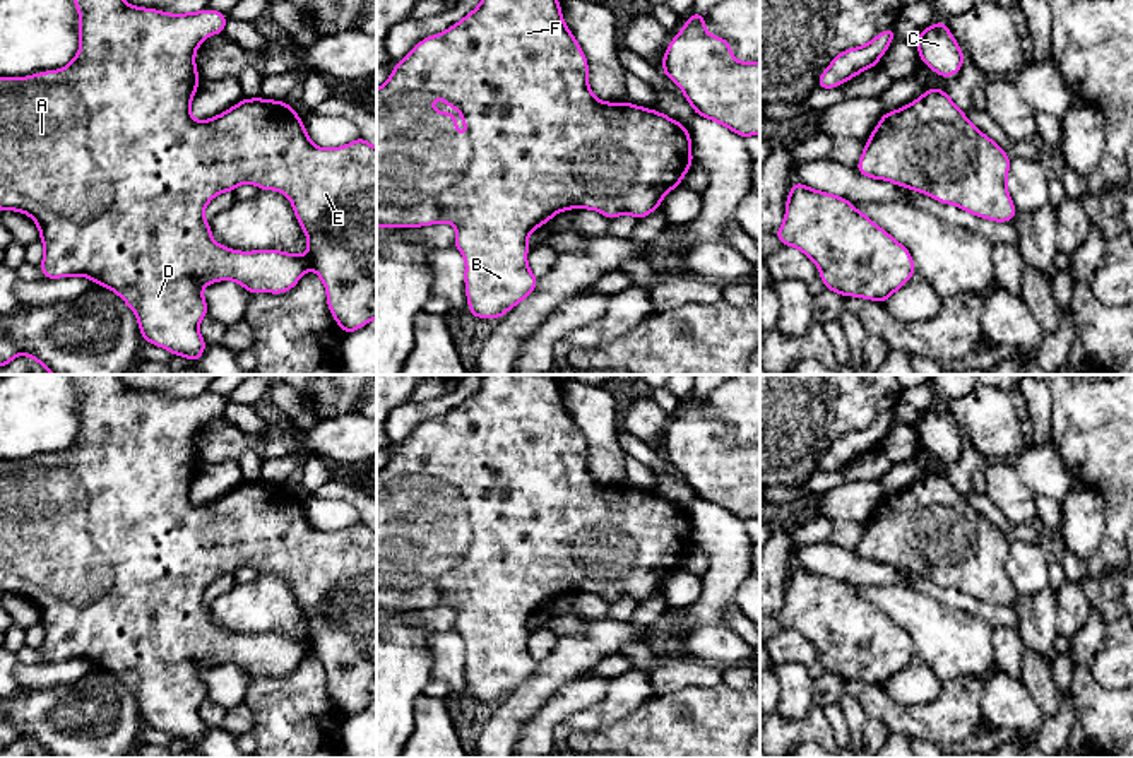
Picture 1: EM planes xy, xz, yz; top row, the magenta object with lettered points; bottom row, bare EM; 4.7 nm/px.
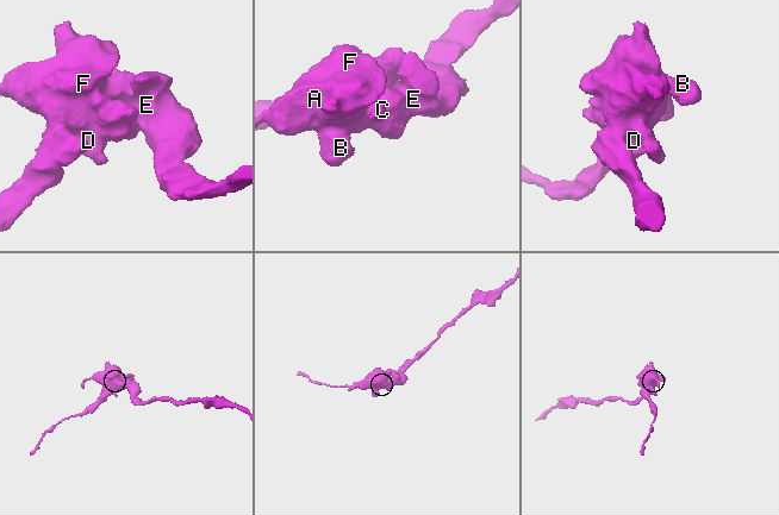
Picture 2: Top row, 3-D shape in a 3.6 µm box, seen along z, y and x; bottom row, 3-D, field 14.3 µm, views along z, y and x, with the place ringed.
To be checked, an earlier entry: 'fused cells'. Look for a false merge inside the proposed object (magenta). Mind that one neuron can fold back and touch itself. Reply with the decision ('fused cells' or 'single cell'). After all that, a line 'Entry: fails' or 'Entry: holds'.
single cell
Entry: fails

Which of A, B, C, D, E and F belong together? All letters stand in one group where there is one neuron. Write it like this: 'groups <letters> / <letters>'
groups A B C D E F

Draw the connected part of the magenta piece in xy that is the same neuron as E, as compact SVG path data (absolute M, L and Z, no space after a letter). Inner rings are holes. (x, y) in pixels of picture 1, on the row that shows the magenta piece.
M123 0L74 2L80 17L80 44L77 56L60 70L38 72L31 77L17 79L0 77L0 210L24 212L38 224L39 240L44 245L44 257L39 264L44 279L82 275L111 289L137 315L139 329L145 342L164 347L173 356L185 356L195 363L202 358L207 346L199 332L199 323L209 311L202 287L217 281L234 281L250 294L282 294L293 289L308 269L313 269L325 286L329 310L344 334L356 332L370 320L377 318L377 147L370 145L361 133L358 140L342 147L322 149L310 140L303 121L293 106L286 101L262 98L245 98L211 120L195 121L190 111L193 94L200 84L195 68L195 51L207 36L222 34L228 22L224 12L205 9L188 14L166 14L157 9L128 5ZM79 103L86 113L86 132L82 137L79 135L75 120L75 106ZM241 183L253 183L258 190L277 190L291 200L298 224L308 238L308 252L305 255L291 255L281 250L236 252L221 246L212 240L209 221L204 217L205 205L217 193L233 192Z

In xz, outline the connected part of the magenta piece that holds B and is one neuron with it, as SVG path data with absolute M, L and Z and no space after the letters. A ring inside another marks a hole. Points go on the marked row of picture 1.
M481 0L481 3L450 26L442 34L421 39L412 51L395 63L392 75L377 89L377 228L421 228L428 224L452 222L457 228L454 246L466 260L466 294L469 315L478 318L501 318L510 308L524 301L539 279L527 267L527 238L546 224L553 216L568 209L592 209L609 221L621 214L630 214L637 221L654 212L666 193L678 188L683 176L693 164L691 139L686 125L632 103L604 103L589 89L589 65L580 44L565 26L560 0ZM440 98L450 106L457 106L466 120L466 139L469 157L462 157L462 139L457 135L455 118L450 113L431 110L431 99Z

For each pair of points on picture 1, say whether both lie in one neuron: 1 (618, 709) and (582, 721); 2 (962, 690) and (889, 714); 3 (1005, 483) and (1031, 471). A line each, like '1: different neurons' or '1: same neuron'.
1: same neuron
2: same neuron
3: different neurons

